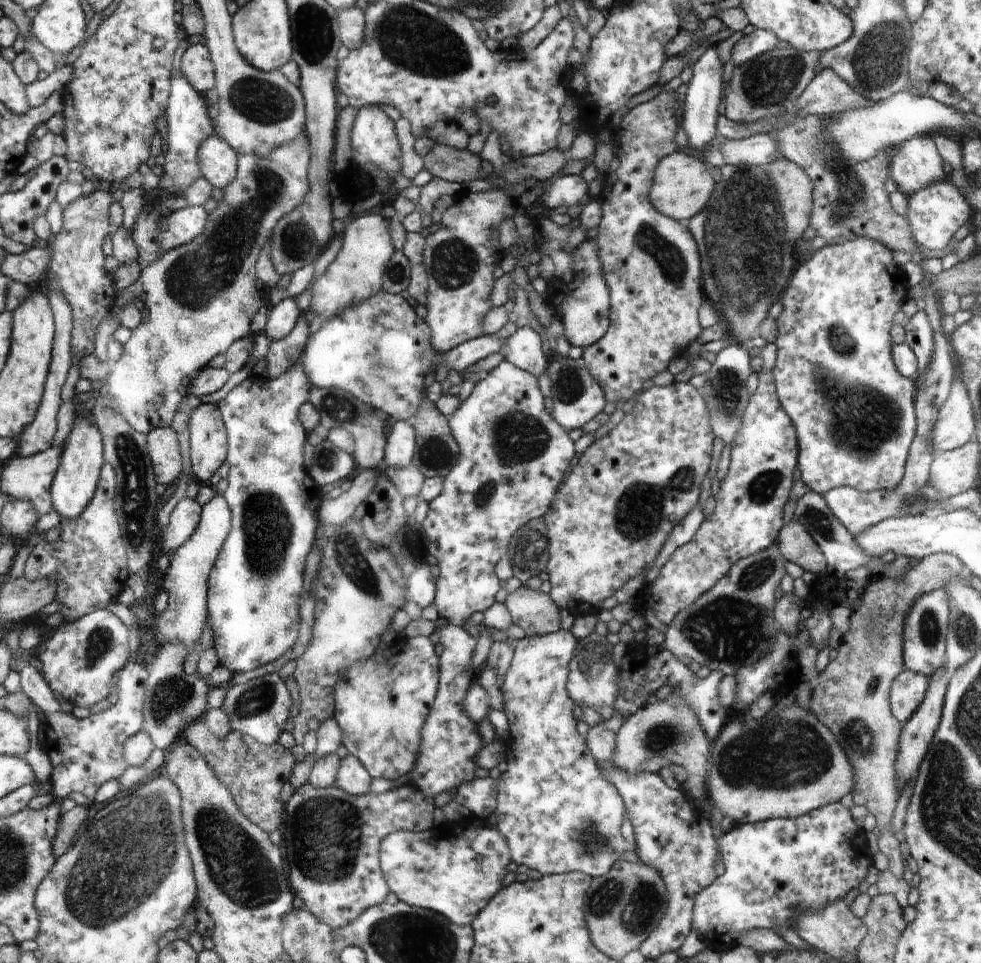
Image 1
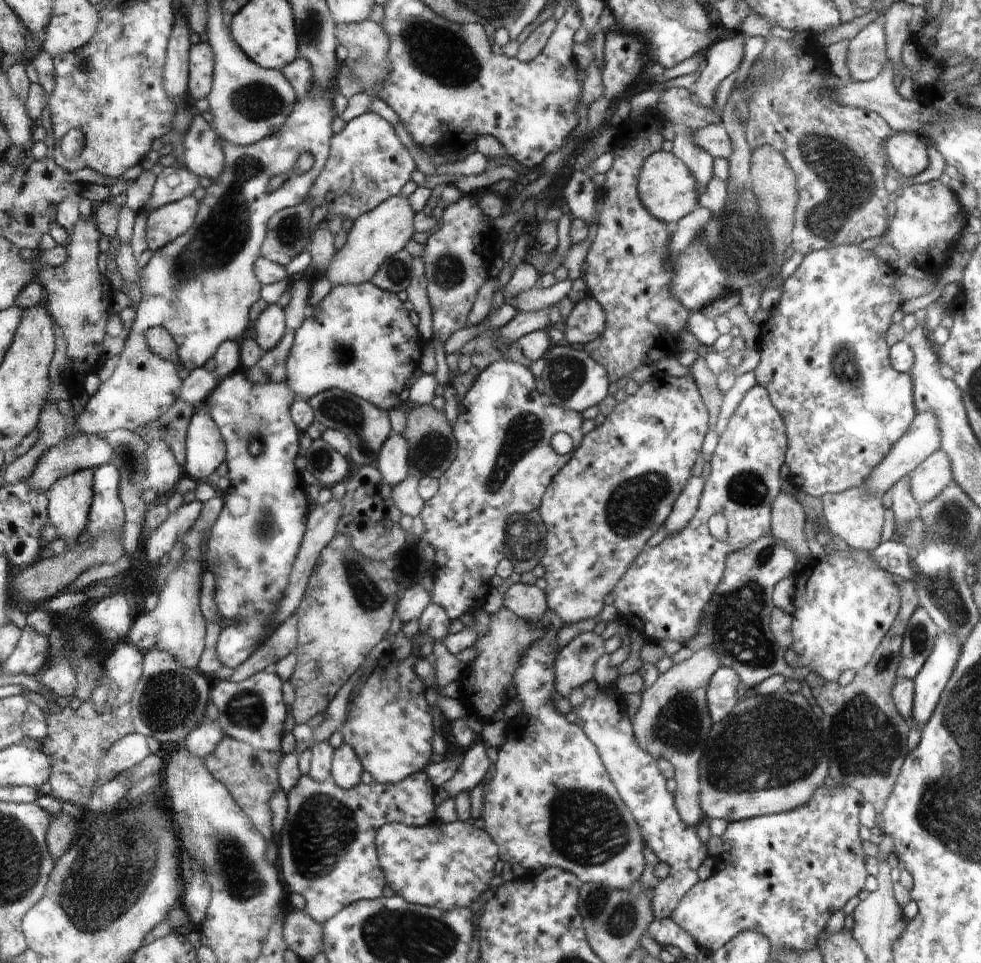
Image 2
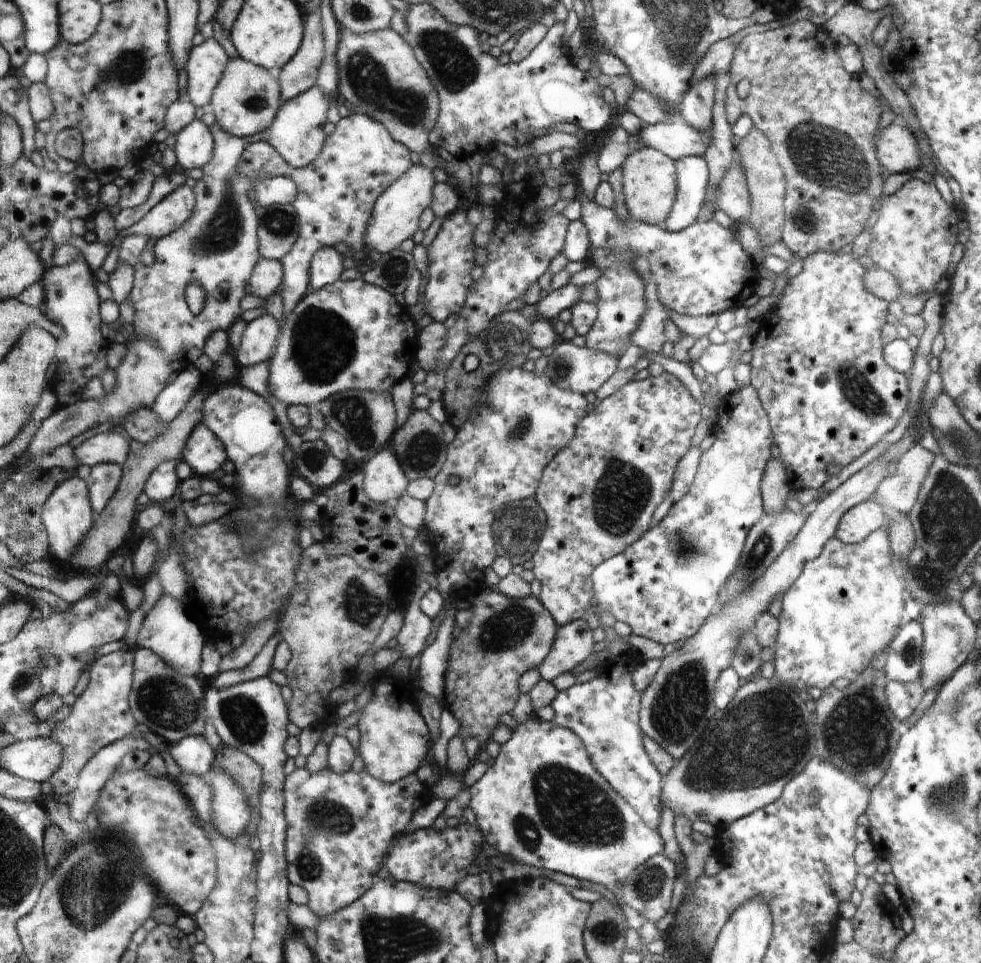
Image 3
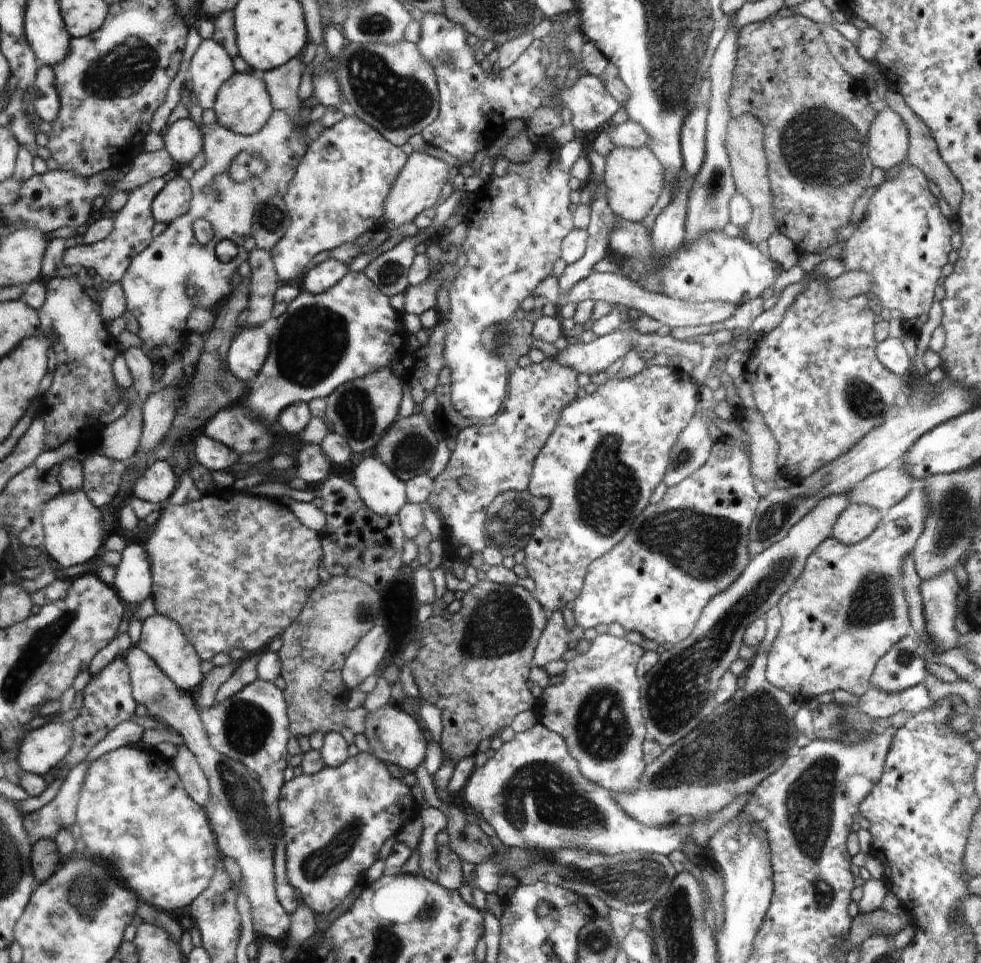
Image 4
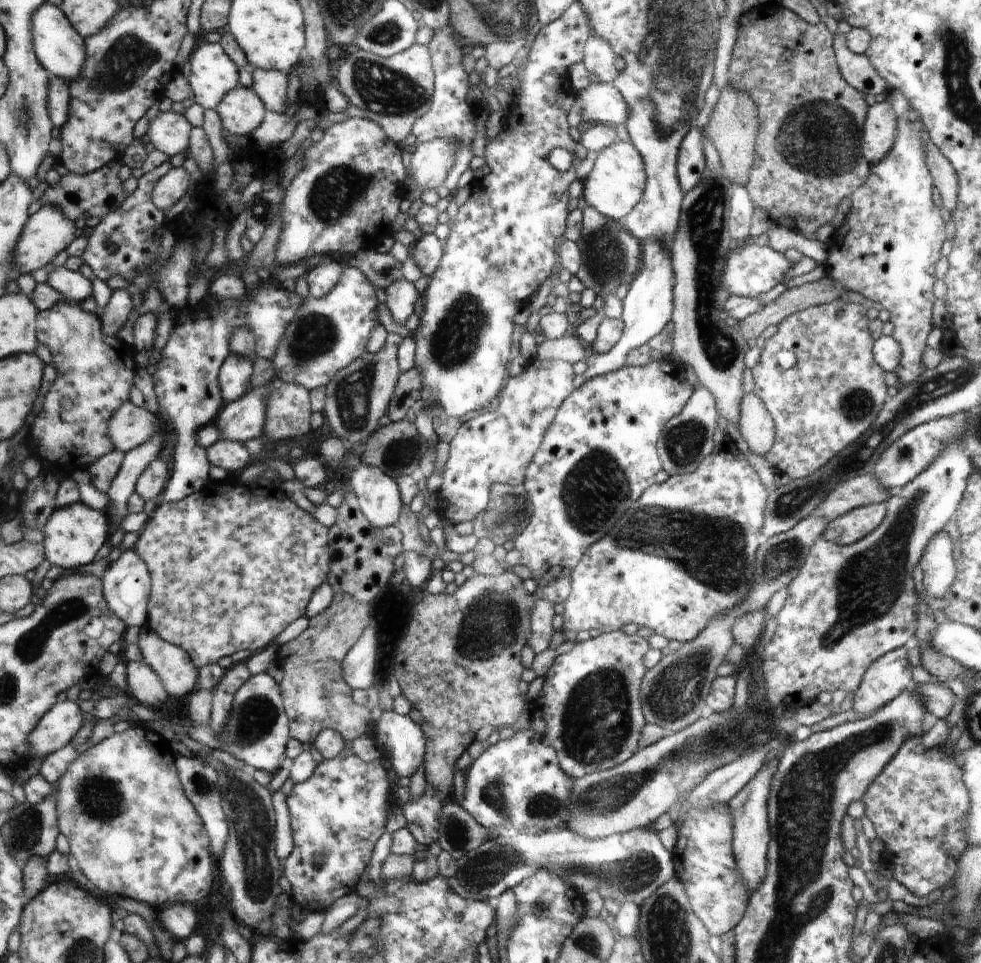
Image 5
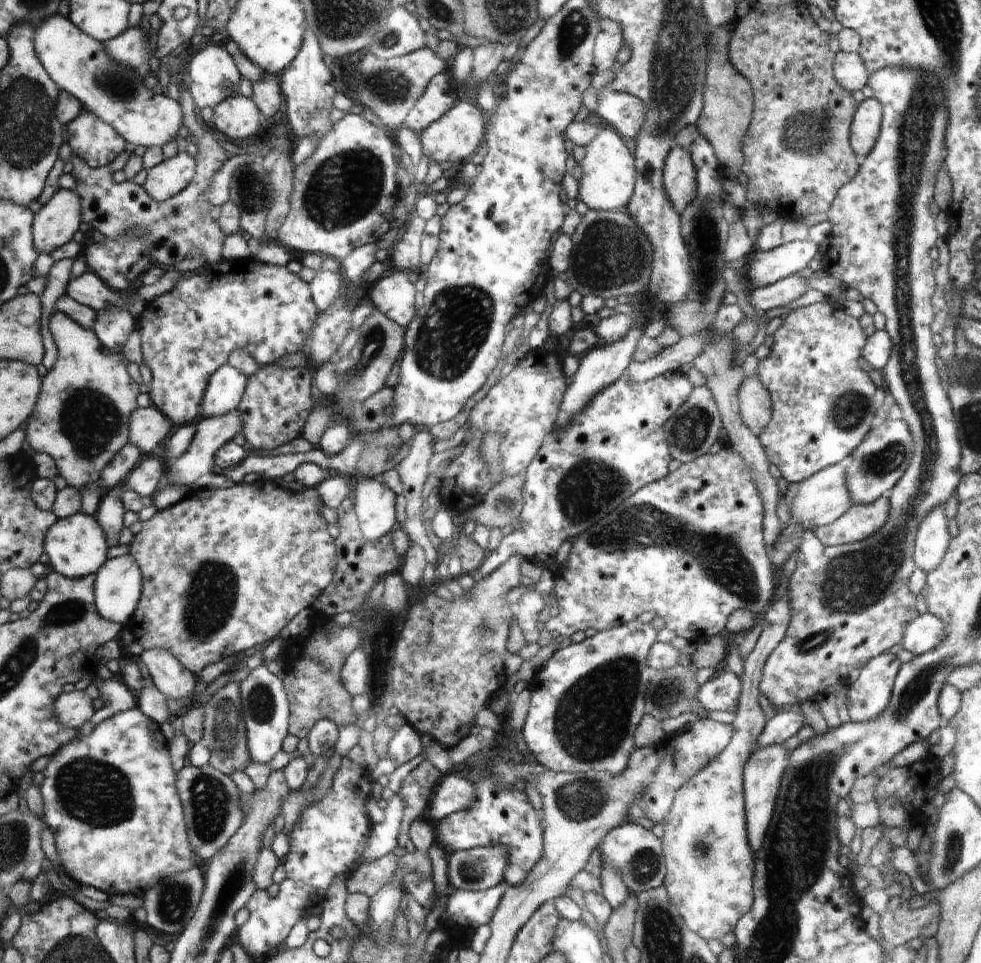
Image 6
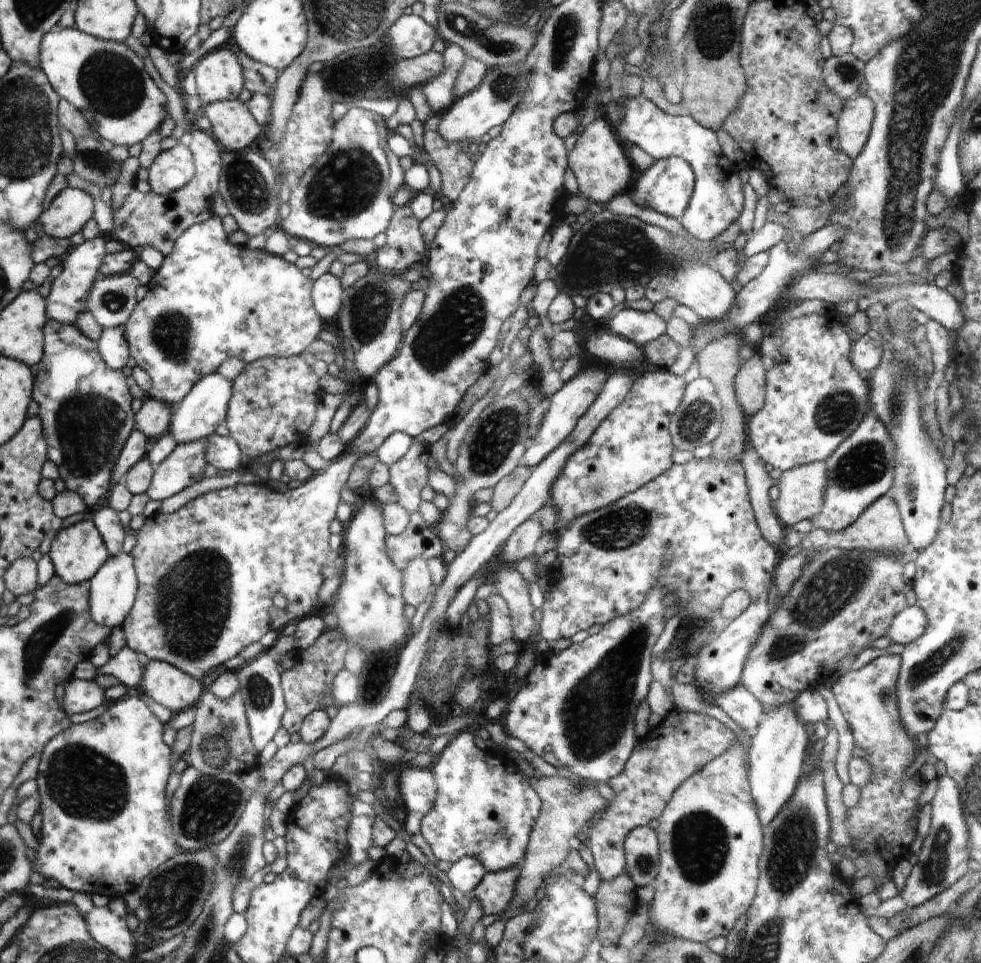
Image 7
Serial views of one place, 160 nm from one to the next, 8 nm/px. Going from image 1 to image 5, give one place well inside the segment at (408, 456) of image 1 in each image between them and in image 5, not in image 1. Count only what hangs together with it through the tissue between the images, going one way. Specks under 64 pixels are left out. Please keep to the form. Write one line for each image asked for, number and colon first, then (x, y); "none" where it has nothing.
2: (393, 461)
3: (384, 480)
4: (383, 492)
5: (379, 497)

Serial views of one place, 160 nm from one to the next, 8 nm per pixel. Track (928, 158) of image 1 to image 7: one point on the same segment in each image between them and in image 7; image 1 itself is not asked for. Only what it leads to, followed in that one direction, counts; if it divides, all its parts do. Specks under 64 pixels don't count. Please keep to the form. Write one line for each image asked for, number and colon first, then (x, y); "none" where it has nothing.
2: (907, 153)
3: (898, 151)
4: (888, 137)
5: (879, 130)
6: (867, 119)
7: (853, 127)

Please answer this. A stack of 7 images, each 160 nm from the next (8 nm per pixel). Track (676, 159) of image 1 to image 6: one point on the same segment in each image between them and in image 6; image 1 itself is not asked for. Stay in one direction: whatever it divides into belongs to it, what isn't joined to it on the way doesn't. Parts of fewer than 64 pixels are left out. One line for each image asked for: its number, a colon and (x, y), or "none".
2: (667, 190)
3: (649, 177)
4: (634, 178)
5: (616, 184)
6: (608, 169)

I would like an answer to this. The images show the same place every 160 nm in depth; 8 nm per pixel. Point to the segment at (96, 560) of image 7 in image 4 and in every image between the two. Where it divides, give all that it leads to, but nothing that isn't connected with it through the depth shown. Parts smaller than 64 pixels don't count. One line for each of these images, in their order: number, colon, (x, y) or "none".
4: (71, 523)
5: (73, 534)
6: (76, 546)

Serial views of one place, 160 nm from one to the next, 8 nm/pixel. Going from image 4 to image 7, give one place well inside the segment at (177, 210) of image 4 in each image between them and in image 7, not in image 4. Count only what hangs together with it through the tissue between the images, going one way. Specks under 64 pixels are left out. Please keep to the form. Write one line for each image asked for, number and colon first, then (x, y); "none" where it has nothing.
5: (172, 186)
6: (173, 175)
7: (172, 169)

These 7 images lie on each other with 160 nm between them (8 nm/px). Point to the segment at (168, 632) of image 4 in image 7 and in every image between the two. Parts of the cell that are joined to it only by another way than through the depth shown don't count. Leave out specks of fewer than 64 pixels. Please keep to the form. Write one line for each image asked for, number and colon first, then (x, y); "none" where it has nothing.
5: (174, 666)
6: (171, 678)
7: (176, 690)

